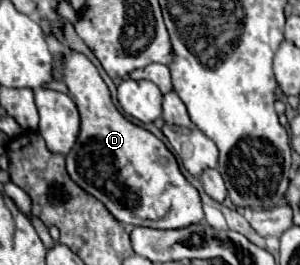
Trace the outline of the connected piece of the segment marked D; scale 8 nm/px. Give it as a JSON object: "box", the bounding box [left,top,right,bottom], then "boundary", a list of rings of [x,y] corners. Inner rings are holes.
{"box":[65,51,203,227],"boundary":[[[67,51],[65,59],[65,83],[69,87],[69,93],[73,97],[73,101],[77,103],[79,115],[81,115],[81,131],[77,137],[75,147],[69,151],[67,155],[67,173],[71,175],[71,179],[89,195],[93,195],[95,199],[99,199],[105,209],[121,223],[131,223],[131,225],[151,225],[151,227],[185,227],[189,223],[199,223],[203,219],[203,211],[201,211],[201,199],[199,193],[193,185],[189,185],[189,181],[181,175],[179,165],[175,163],[175,157],[171,155],[171,151],[163,145],[163,141],[159,141],[151,131],[131,123],[129,119],[125,119],[113,105],[109,89],[105,85],[105,81],[101,79],[97,67],[81,53],[75,51]],[[177,203],[185,203],[185,213],[177,213],[177,215],[185,215],[185,217],[177,217],[177,219],[167,219],[167,221],[157,221],[163,219],[171,207],[177,207]]]}

